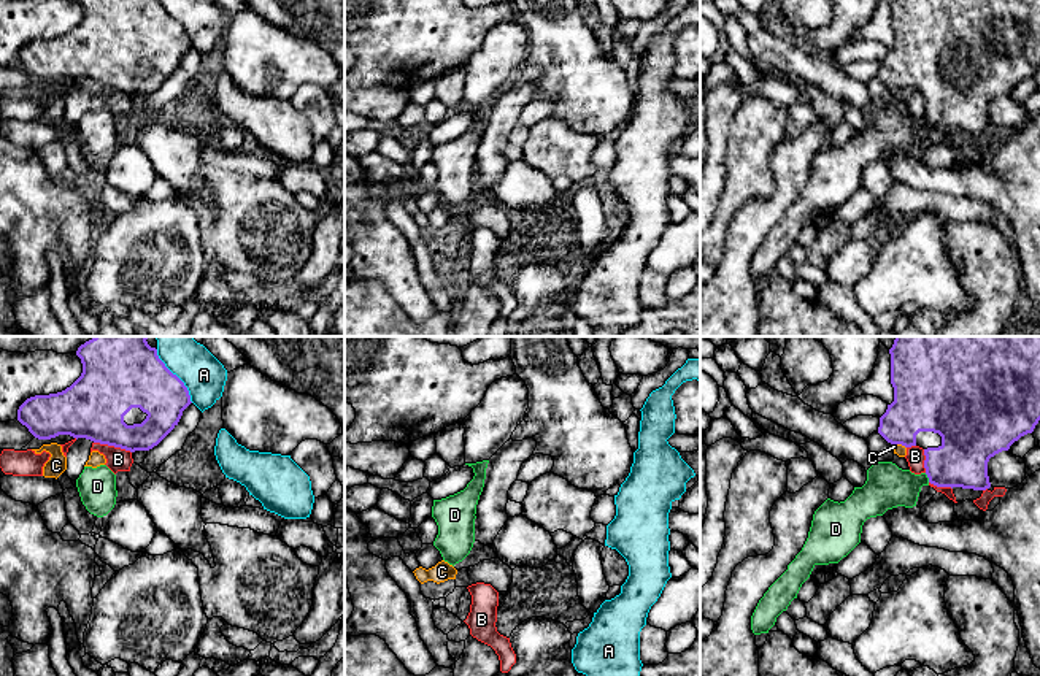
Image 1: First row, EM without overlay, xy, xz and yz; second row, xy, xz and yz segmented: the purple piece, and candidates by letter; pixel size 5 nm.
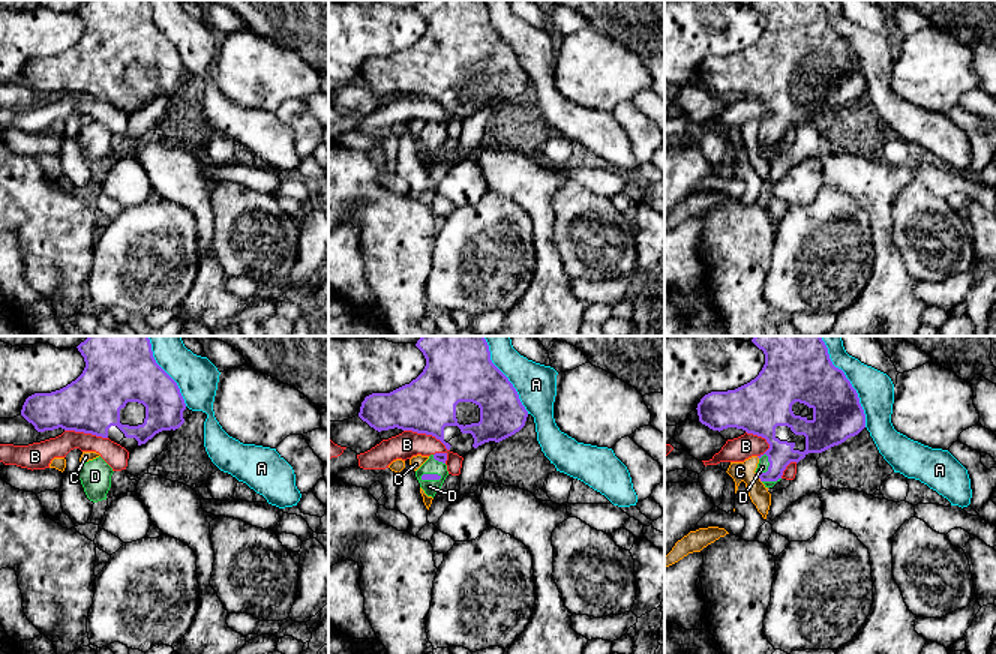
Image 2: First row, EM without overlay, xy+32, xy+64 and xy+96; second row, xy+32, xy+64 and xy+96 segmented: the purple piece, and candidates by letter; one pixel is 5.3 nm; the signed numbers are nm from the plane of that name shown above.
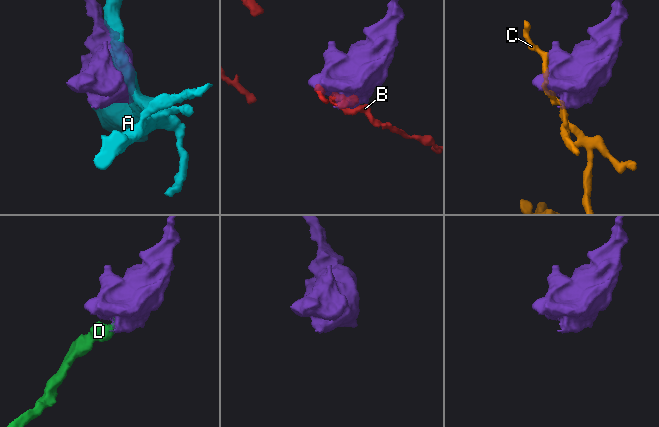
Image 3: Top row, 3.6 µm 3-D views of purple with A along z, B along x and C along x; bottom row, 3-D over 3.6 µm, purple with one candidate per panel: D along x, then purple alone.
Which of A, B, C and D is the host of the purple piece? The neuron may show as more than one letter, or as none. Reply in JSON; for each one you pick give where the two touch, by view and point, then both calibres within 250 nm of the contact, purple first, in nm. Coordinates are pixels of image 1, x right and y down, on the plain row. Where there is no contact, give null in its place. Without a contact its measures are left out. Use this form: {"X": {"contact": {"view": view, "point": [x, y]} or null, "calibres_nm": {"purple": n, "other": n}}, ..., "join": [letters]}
{"D": {"contact": {"view": "yz", "point": [928, 121]}, "calibres_nm": {"purple": 260, "other": 220}}, "join": ["D"]}

